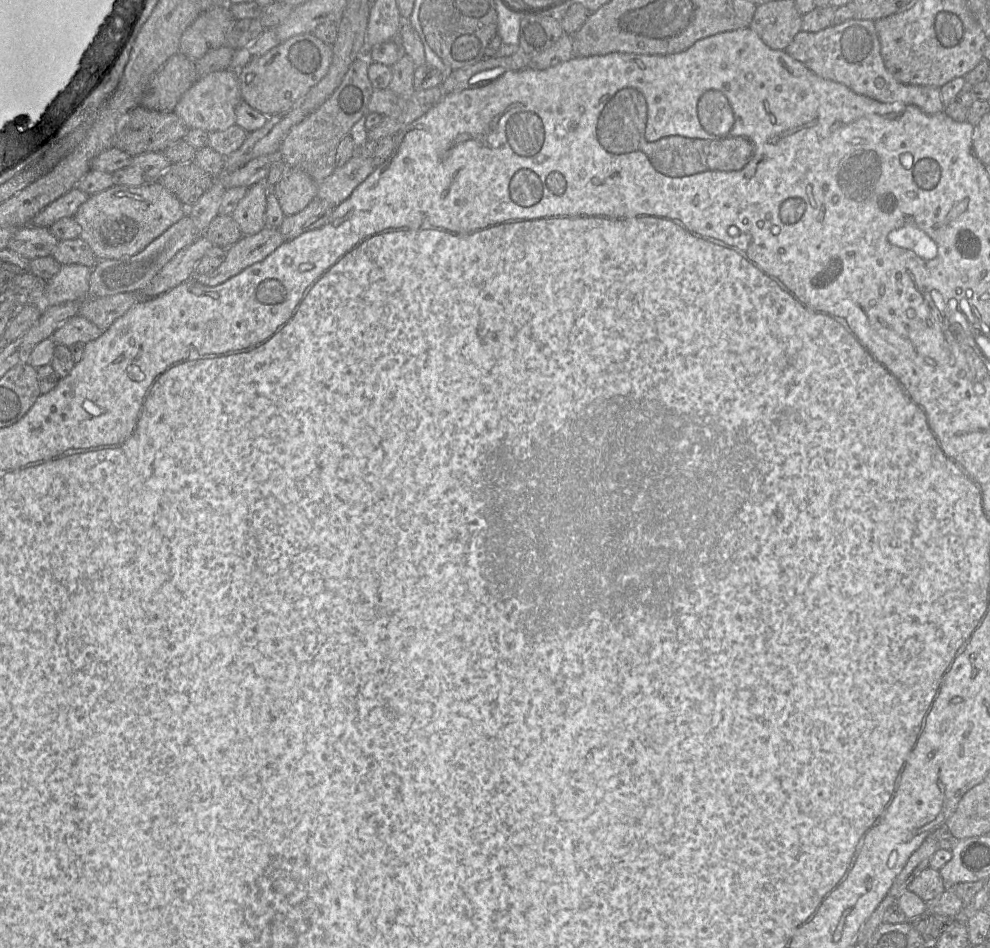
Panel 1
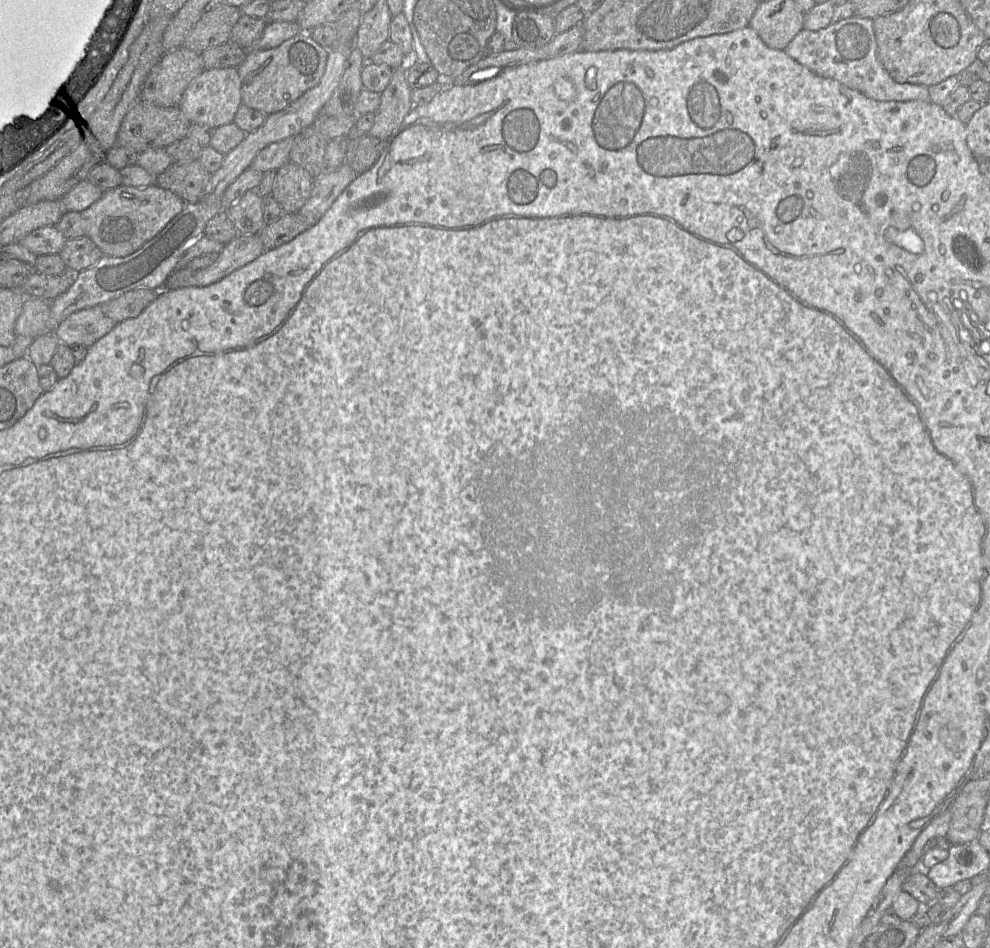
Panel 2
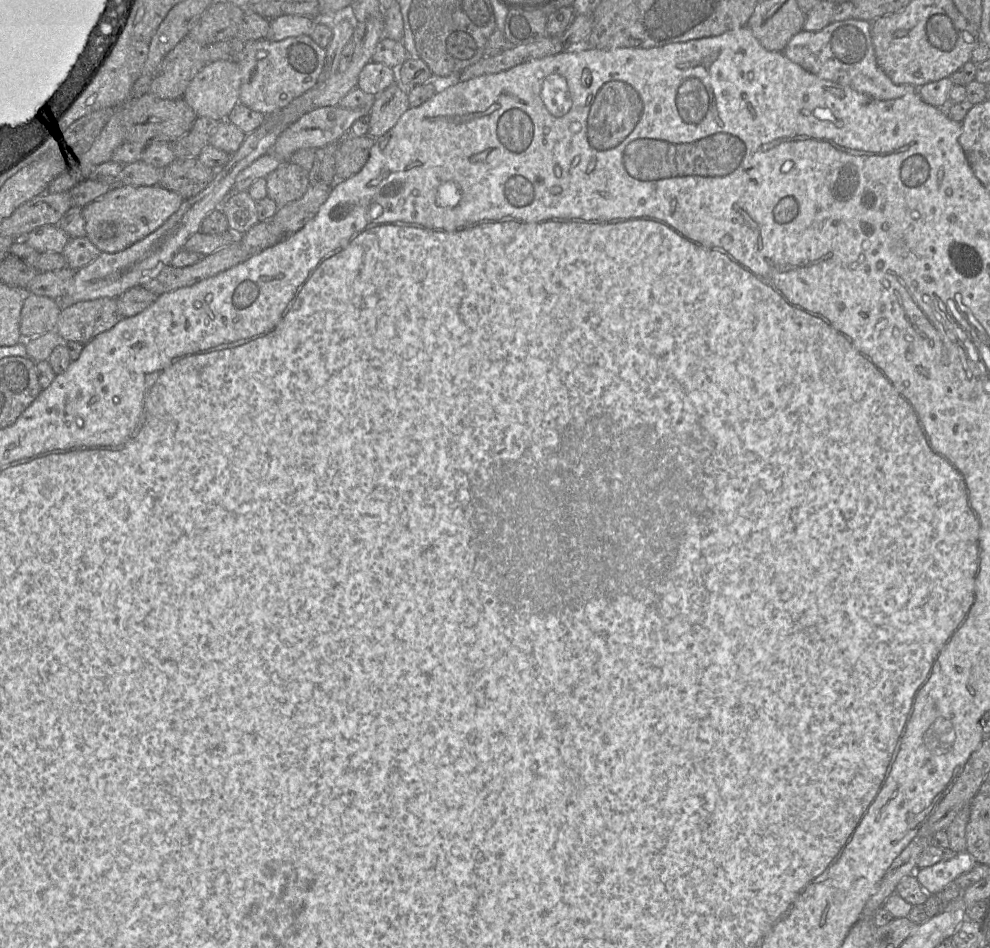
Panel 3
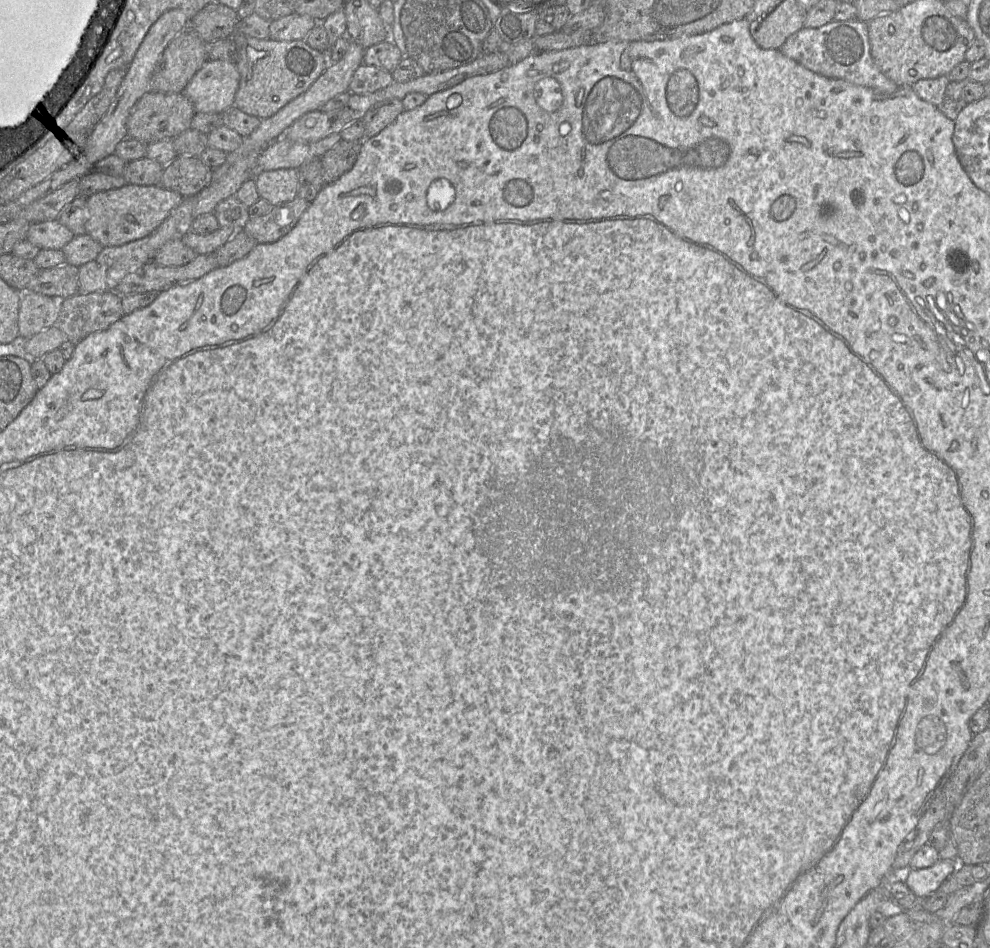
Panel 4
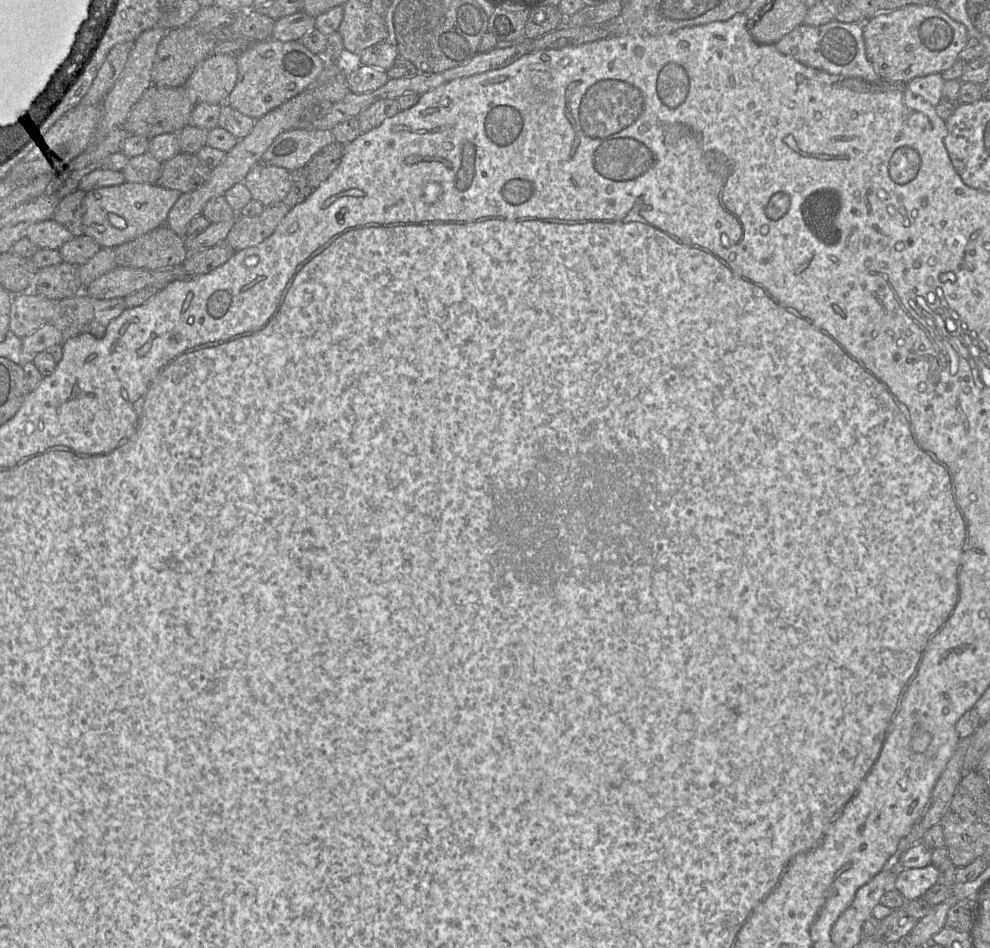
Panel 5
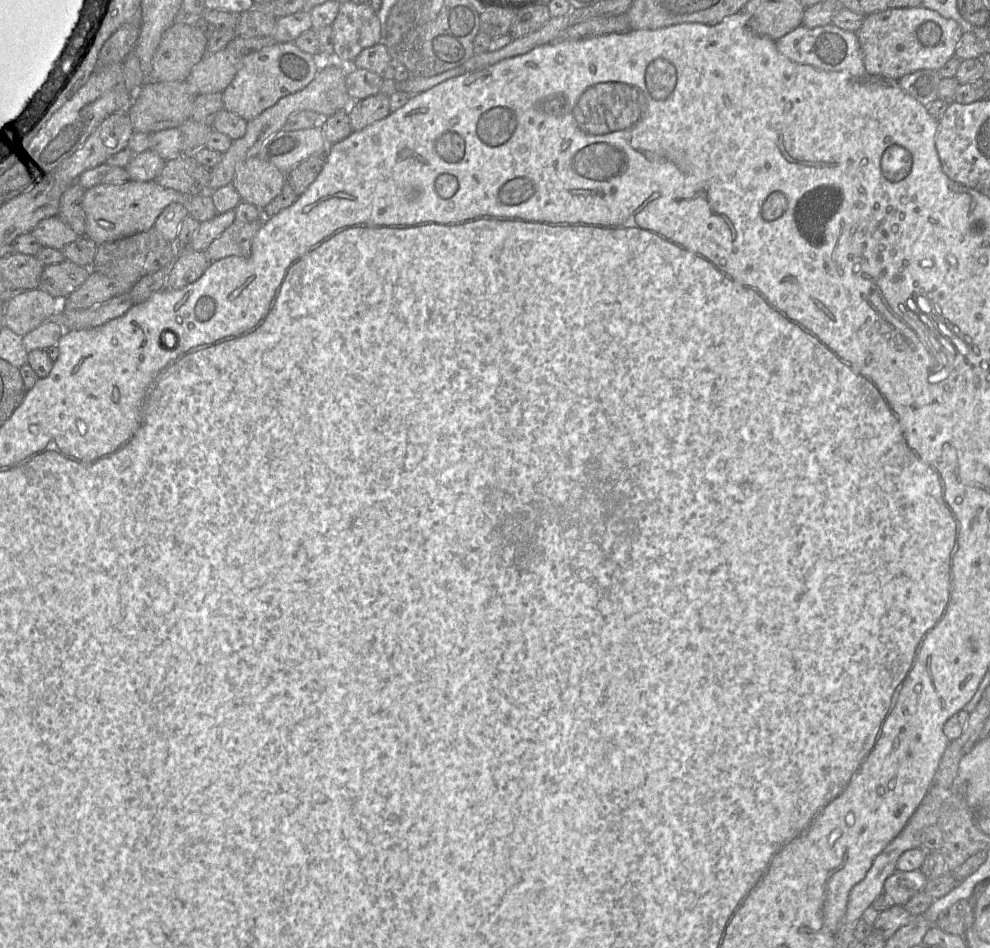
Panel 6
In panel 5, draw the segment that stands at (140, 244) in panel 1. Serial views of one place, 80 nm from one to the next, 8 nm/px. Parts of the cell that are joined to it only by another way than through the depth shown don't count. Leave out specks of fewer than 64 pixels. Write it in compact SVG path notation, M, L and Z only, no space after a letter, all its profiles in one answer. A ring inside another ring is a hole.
M131 183L103 187L84 197L83 235L90 236L101 248L115 248L164 225L181 193L158 183Z

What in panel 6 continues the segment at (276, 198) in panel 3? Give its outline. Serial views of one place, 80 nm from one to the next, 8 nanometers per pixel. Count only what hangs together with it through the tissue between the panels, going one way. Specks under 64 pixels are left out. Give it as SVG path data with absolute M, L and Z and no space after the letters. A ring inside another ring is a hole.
M258 157L238 165L231 184L241 201L265 208L287 184L287 173Z

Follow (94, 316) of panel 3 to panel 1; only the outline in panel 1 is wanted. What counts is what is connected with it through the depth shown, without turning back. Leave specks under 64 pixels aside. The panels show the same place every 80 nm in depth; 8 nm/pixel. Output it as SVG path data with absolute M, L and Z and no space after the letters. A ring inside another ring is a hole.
M75 315L62 324L53 334L56 344L72 346L76 343L89 343L102 335L103 331L86 318Z

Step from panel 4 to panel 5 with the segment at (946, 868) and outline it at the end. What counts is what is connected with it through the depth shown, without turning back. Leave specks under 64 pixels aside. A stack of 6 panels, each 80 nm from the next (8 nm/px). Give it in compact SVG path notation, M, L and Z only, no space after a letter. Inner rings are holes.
M933 864L923 868L899 868L894 887L906 901L923 897L926 891L937 883L939 870Z

